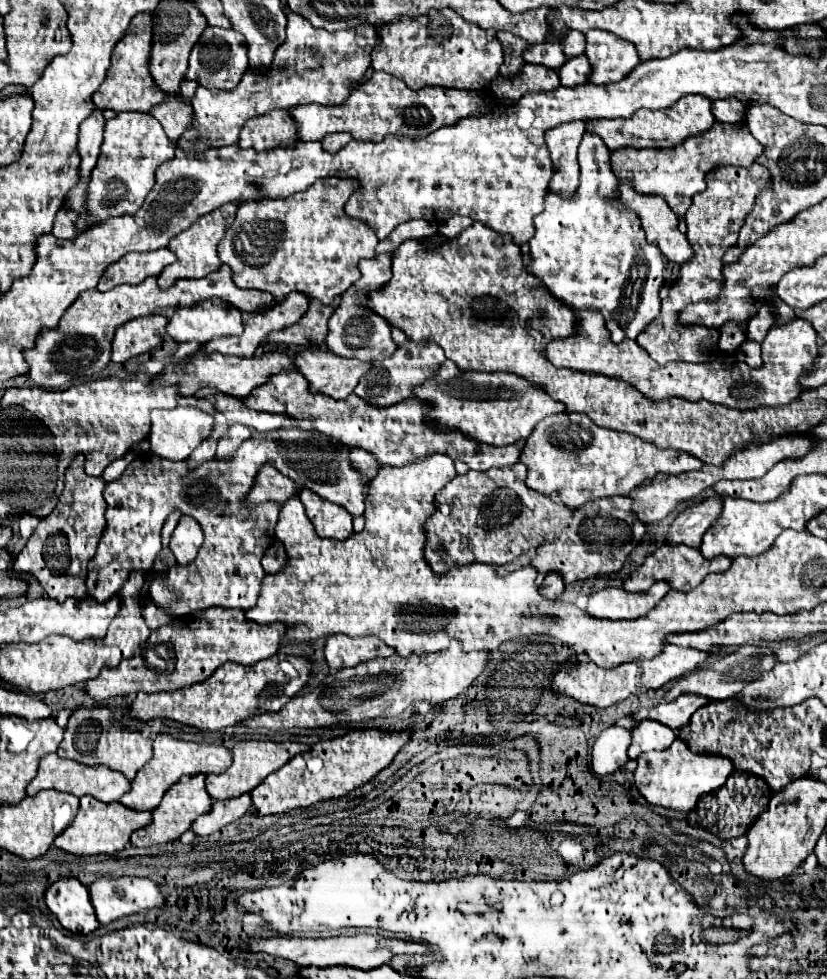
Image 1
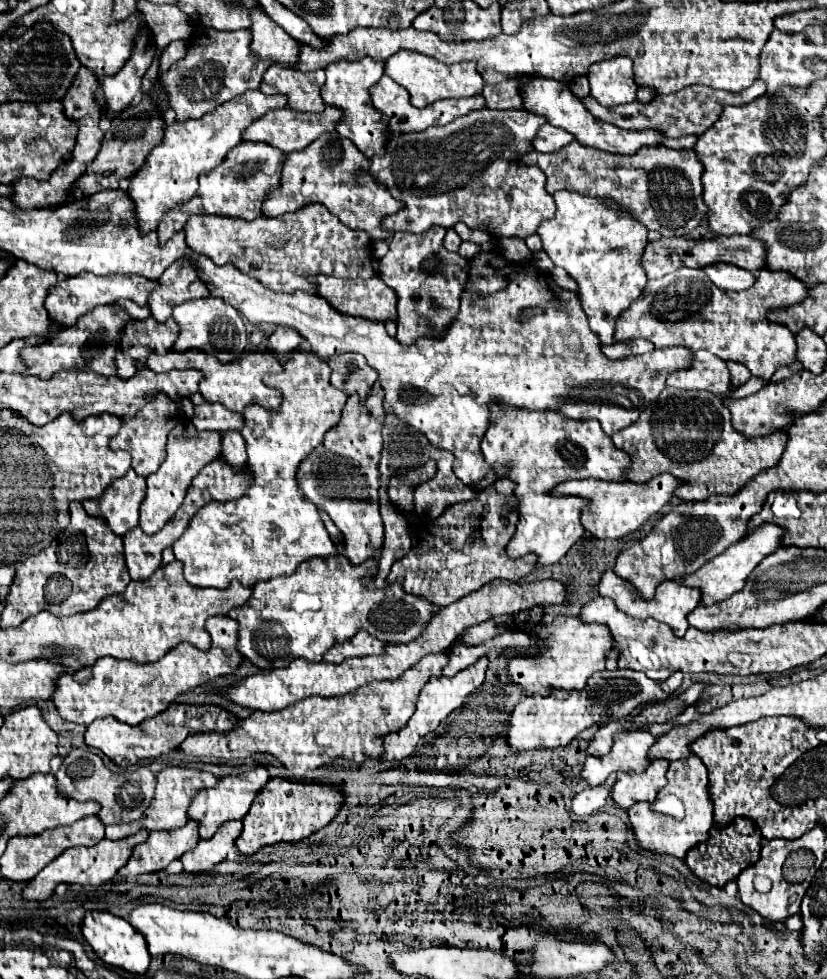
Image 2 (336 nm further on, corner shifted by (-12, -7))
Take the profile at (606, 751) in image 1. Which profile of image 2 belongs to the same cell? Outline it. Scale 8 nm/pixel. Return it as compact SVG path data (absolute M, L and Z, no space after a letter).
M600 784L600 786L588 786L584 788L582 792L578 792L572 800L572 812L578 816L578 818L586 818L590 816L592 812L600 810L608 796L610 796L612 788L608 788L606 784Z

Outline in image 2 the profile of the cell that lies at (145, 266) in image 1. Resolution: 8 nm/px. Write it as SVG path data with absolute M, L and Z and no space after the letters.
M78 274L78 276L70 276L70 278L60 280L54 288L48 290L46 310L62 326L72 326L72 324L76 324L76 318L80 318L82 314L86 314L94 306L112 304L112 302L122 300L122 298L128 298L128 300L140 304L140 306L148 306L148 296L150 296L150 292L156 286L158 286L158 280L148 280L144 276L118 276L118 274L116 276L96 276L96 274Z

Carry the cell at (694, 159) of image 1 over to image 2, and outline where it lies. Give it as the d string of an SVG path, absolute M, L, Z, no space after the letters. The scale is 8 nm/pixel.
M572 142L552 154L532 150L524 154L522 162L538 166L546 174L546 190L550 194L572 190L584 196L612 198L648 226L648 230L656 230L662 236L686 236L706 218L706 204L700 186L704 166L700 166L694 150L644 146L634 156L618 156Z

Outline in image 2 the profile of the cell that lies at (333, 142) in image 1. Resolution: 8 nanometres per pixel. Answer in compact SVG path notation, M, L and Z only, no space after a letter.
M336 132L322 134L304 150L286 156L282 184L278 190L268 194L262 212L266 216L284 216L286 212L294 212L310 202L320 202L348 228L364 230L370 234L372 240L388 240L390 234L380 228L380 220L386 214L394 214L396 210L400 210L402 204L394 200L388 194L386 186L378 184L374 178L356 178L356 174L366 168L368 158L360 154L360 150L348 138Z

